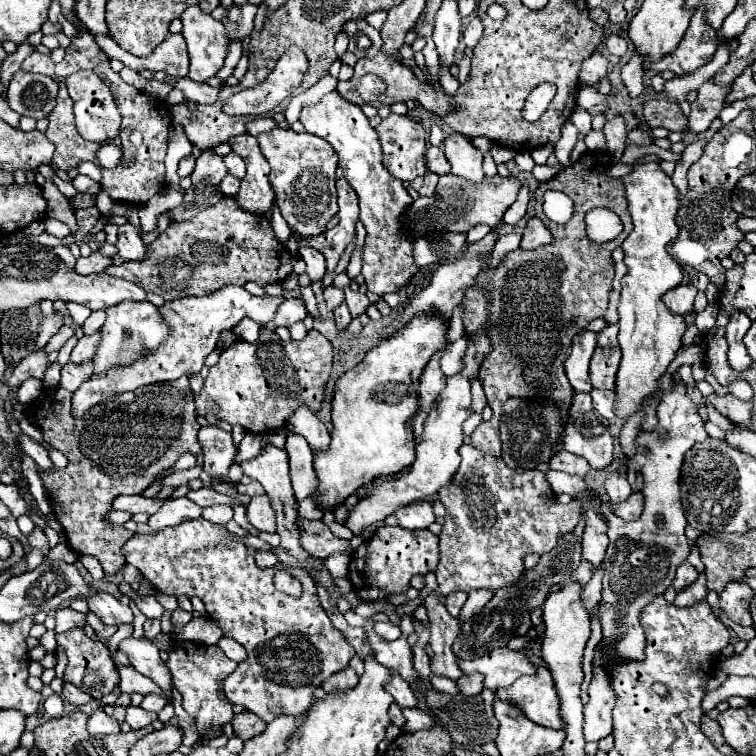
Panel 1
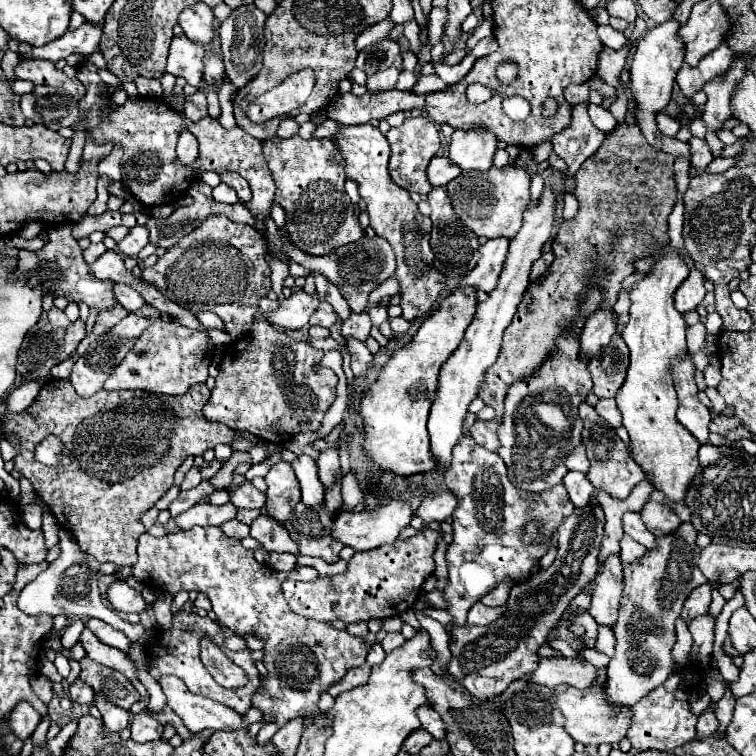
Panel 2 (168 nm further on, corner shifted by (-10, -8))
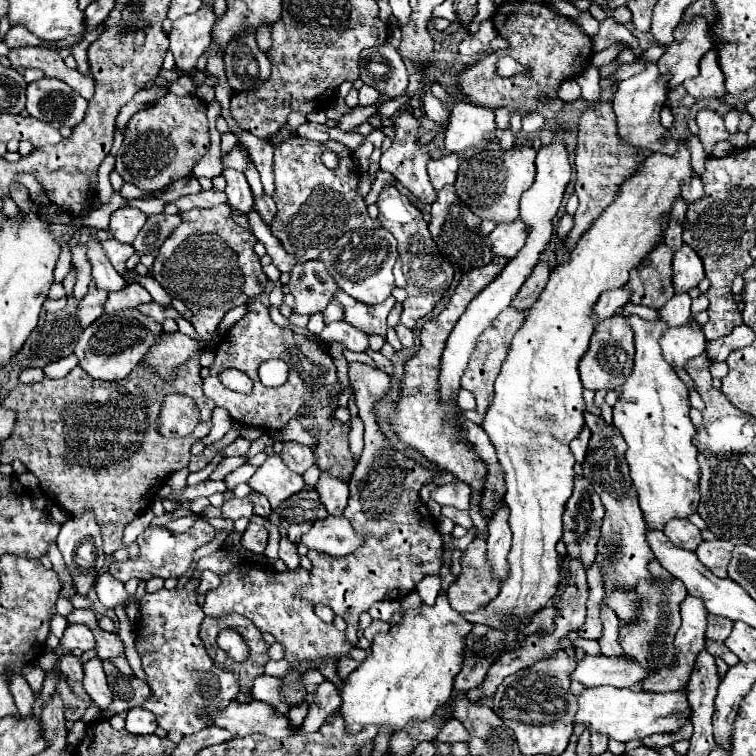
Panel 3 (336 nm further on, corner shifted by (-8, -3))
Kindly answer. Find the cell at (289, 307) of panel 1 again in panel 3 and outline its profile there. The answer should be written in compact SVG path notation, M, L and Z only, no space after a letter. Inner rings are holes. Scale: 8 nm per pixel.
M331 300L331 304L329 304L321 314L323 314L325 324L331 324L331 322L343 318L343 308L341 308L341 304L337 304L335 300Z

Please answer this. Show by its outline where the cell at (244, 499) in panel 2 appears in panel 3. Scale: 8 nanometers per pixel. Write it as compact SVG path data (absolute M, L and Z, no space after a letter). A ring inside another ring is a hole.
M249 492L247 498L251 500L253 512L255 512L257 516L269 516L269 514L271 514L271 506L269 506L269 502L267 502L265 496L261 496L261 494L257 494L257 492Z

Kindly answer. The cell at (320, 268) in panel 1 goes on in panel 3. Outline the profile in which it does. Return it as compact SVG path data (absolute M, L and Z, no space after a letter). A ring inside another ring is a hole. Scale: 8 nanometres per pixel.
M343 290L335 292L335 300L343 306L343 320L365 330L367 334L387 334L387 314L391 312L395 298L389 296L385 302L377 304L377 306L369 306L369 304L361 304L357 300L353 300L349 294L345 294Z

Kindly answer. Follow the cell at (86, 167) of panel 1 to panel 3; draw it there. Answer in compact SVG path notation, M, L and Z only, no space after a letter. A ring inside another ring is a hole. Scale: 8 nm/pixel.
M125 182L125 184L121 186L119 194L121 194L123 198L141 198L141 200L149 200L149 198L151 198L151 194L149 194L147 190L141 190L141 188L137 188L135 184L129 184L129 182Z

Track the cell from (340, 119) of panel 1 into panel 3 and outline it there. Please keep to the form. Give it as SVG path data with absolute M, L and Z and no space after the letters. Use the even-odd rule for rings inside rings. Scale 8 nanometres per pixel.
M387 184L377 200L379 206L379 222L385 230L389 230L395 240L399 242L399 258L403 264L403 274L407 278L407 300L403 302L403 314L401 314L401 322L407 328L415 328L417 320L427 316L435 304L441 300L443 292L449 288L451 280L453 280L453 268L451 264L445 264L437 252L437 246L433 244L433 238L427 230L427 222L423 220L421 210L417 210L411 200L401 194L395 184Z

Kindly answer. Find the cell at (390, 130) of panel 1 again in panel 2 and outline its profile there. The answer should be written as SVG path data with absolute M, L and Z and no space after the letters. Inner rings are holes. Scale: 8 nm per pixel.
M407 117L401 127L389 129L387 141L391 145L389 155L389 175L391 179L405 187L407 191L415 191L419 195L427 195L431 191L431 183L427 181L427 165L431 157L439 151L439 129L437 125L427 117Z

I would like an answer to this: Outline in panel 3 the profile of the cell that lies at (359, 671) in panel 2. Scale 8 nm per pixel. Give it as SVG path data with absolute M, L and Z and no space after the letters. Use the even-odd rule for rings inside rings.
M353 648L353 656L347 656L345 660L339 660L337 662L337 676L339 676L339 680L345 680L363 662L363 656L367 656L365 650Z

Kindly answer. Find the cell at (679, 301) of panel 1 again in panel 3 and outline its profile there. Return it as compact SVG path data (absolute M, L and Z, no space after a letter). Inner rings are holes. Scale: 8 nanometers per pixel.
M683 244L683 248L679 252L675 252L675 256L673 256L675 294L689 292L691 288L699 286L699 282L703 278L705 278L705 272L703 272L701 258L687 244Z

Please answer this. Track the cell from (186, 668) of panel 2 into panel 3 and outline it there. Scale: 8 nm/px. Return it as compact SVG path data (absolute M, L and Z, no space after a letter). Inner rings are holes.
M187 582L181 590L163 588L155 594L145 594L139 608L141 618L135 630L135 648L141 656L147 684L151 688L151 700L147 700L143 708L155 714L157 724L163 730L177 730L183 735L212 725L210 720L198 717L197 712L204 707L223 708L239 694L235 676L217 668L201 644L199 626L205 614L197 604L195 590L197 582Z

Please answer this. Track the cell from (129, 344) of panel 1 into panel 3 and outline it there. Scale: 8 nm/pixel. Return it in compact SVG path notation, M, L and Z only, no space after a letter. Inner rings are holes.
M93 230L91 238L93 240L87 242L87 246L89 246L87 258L89 258L91 266L93 266L93 280L95 280L97 288L107 290L107 292L121 292L127 286L125 278L121 278L117 274L117 270L105 258L105 252L101 252L101 244L99 244L99 238L97 238L95 230Z

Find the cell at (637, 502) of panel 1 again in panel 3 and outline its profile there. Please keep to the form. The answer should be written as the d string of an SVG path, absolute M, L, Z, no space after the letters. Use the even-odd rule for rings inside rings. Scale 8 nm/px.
M673 518L663 526L663 534L683 550L695 550L703 538L695 524L691 524L687 518Z

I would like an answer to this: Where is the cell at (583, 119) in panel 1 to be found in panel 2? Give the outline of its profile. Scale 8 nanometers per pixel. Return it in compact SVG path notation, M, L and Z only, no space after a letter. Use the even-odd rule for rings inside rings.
M589 105L589 117L591 117L593 125L601 131L611 131L617 125L615 117L607 109L603 109L601 105Z

